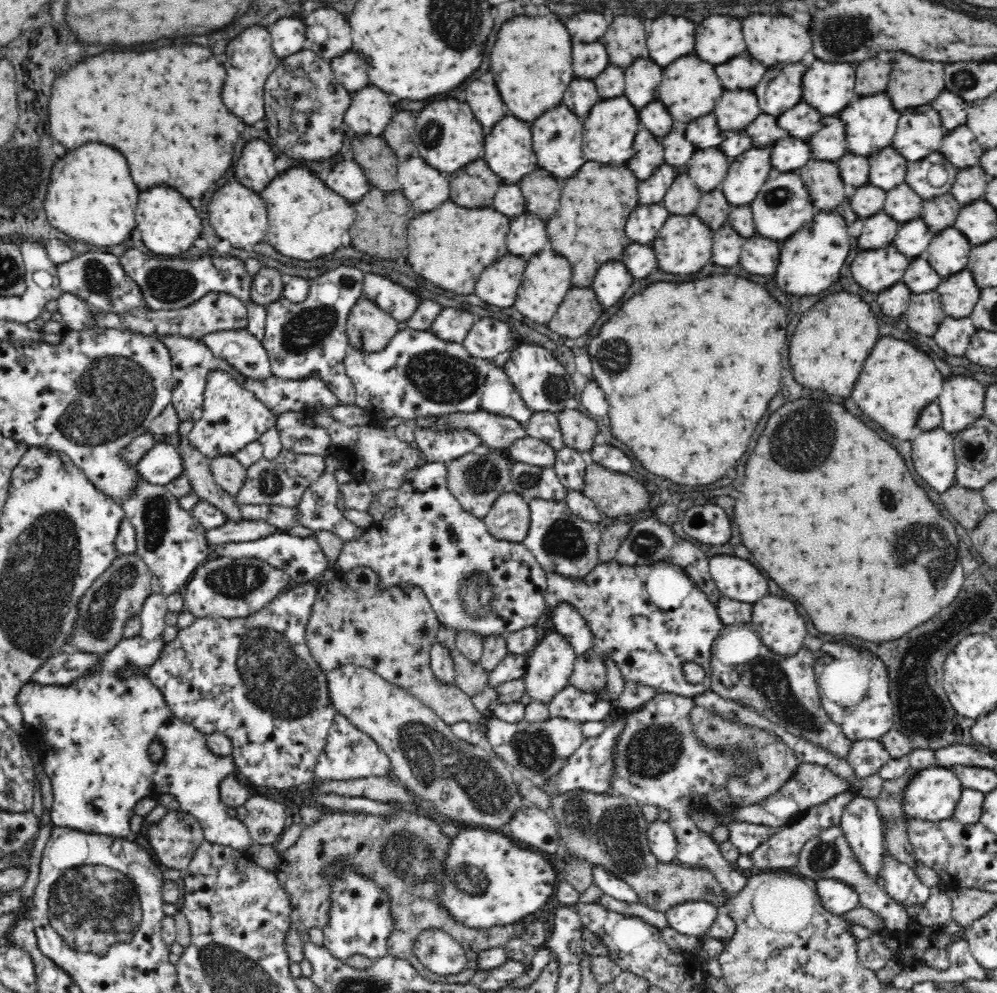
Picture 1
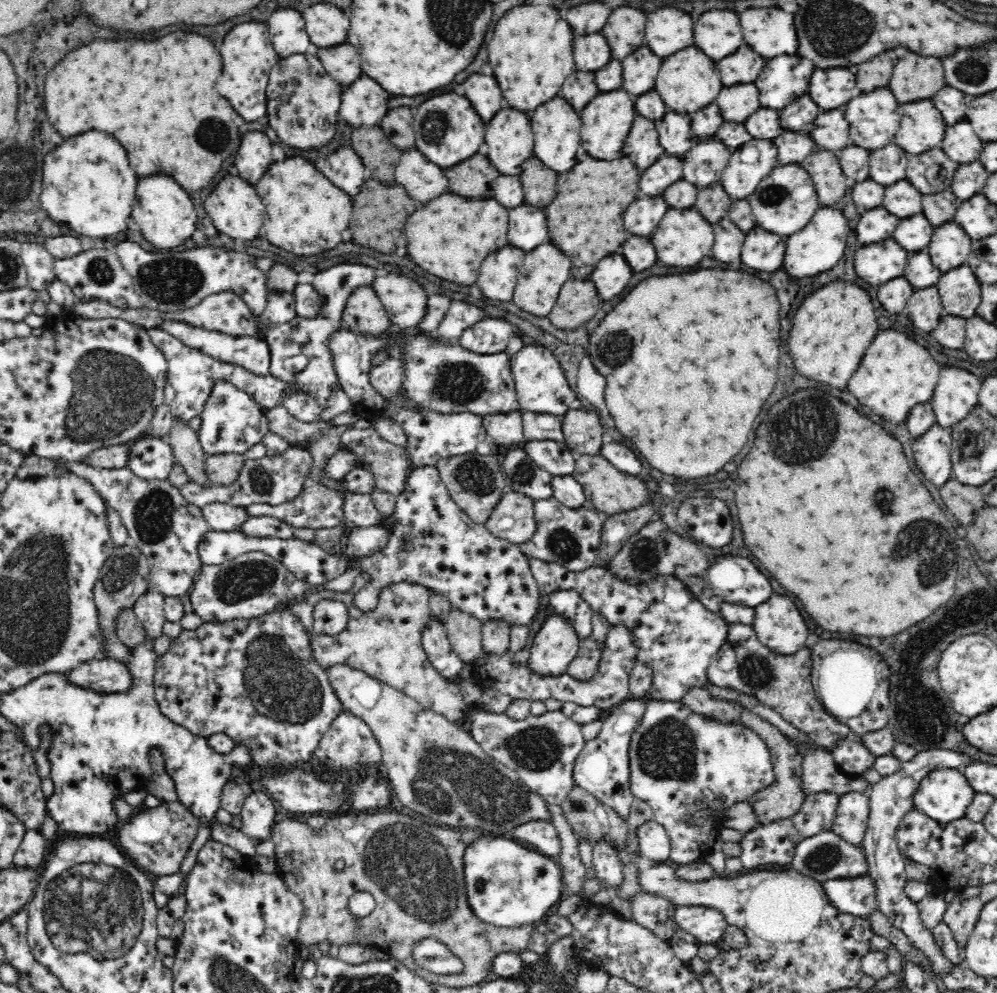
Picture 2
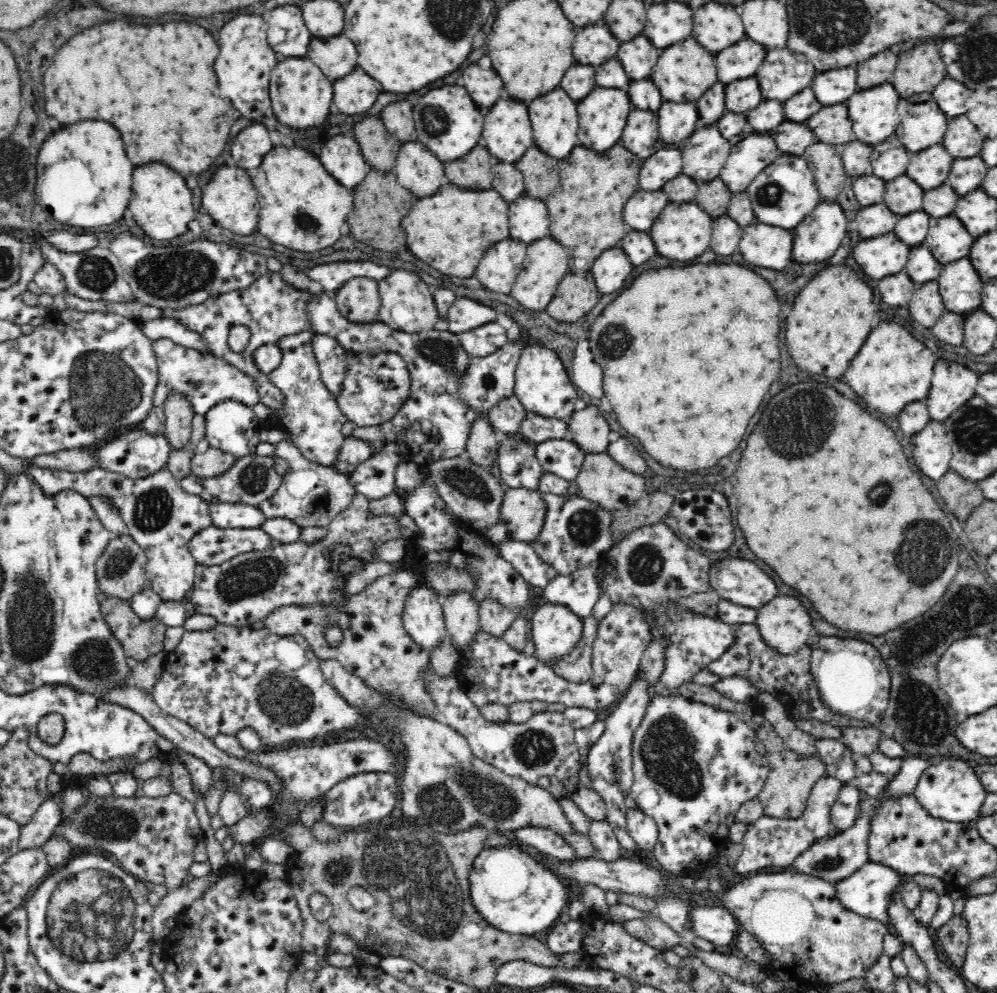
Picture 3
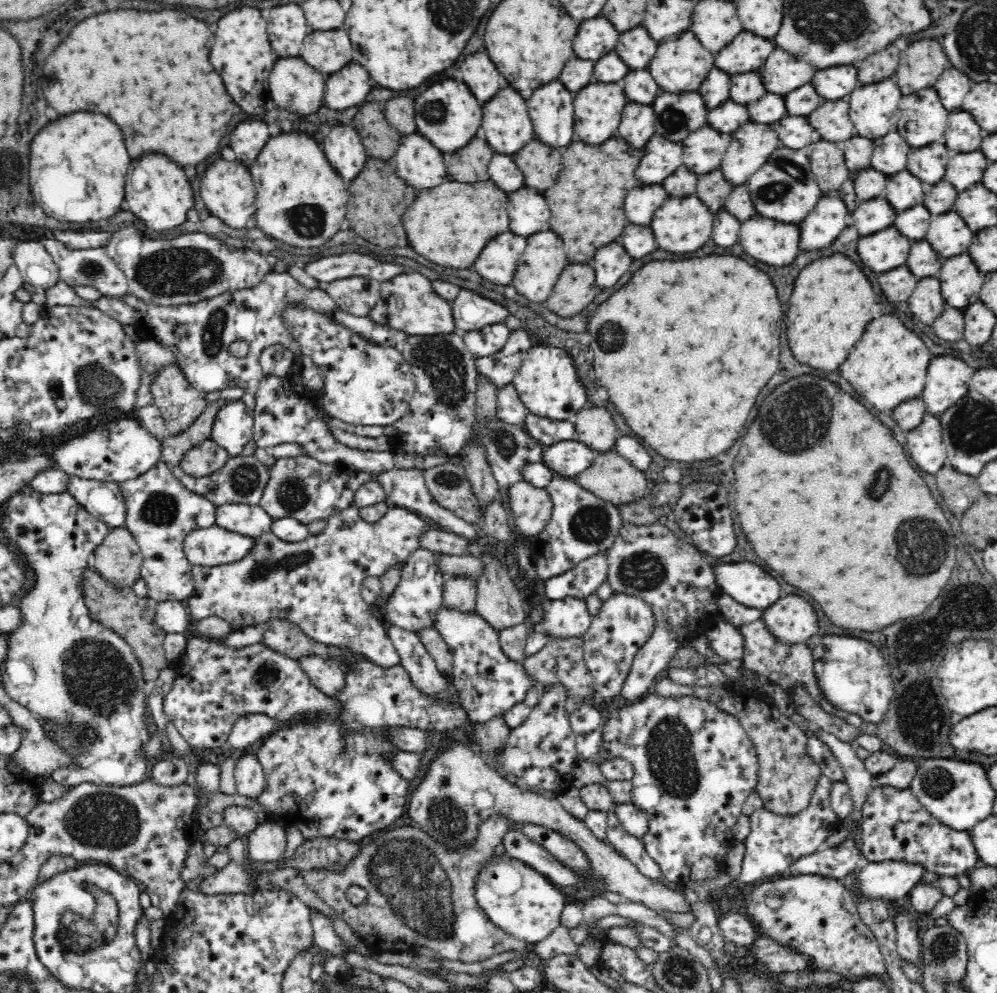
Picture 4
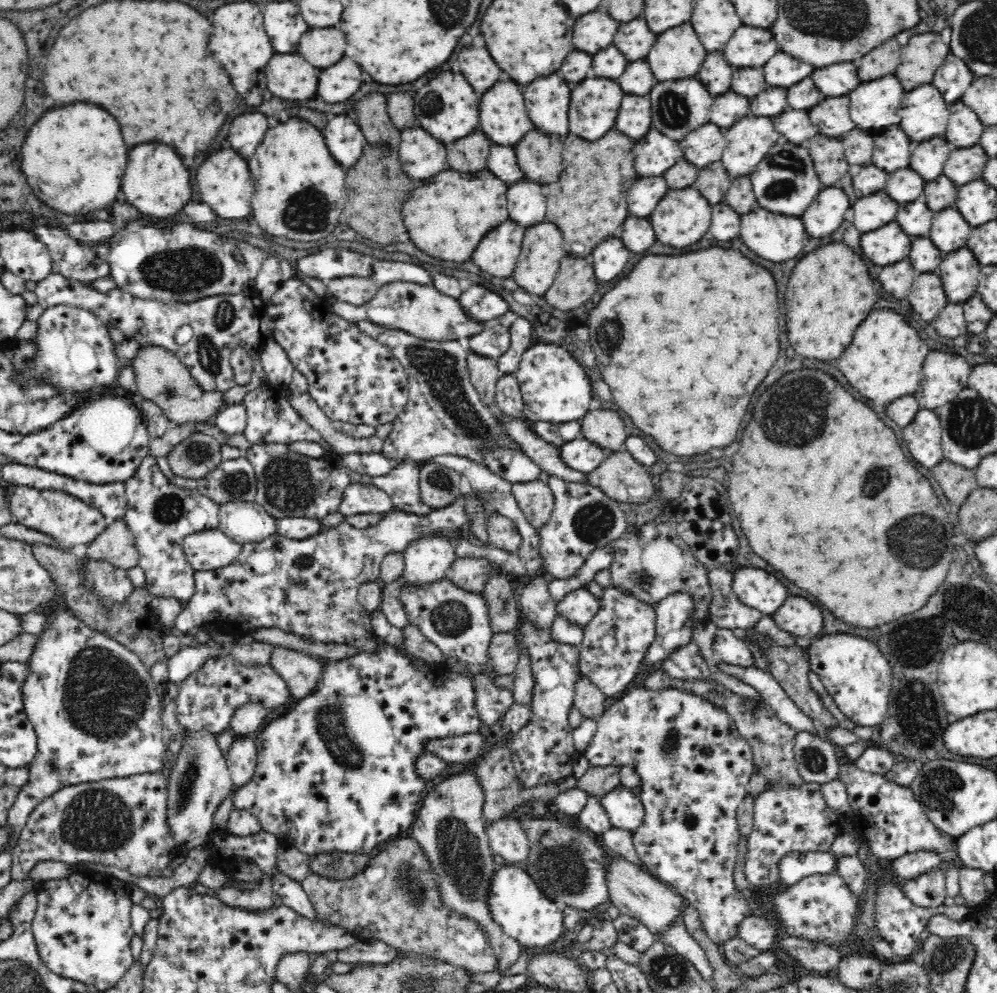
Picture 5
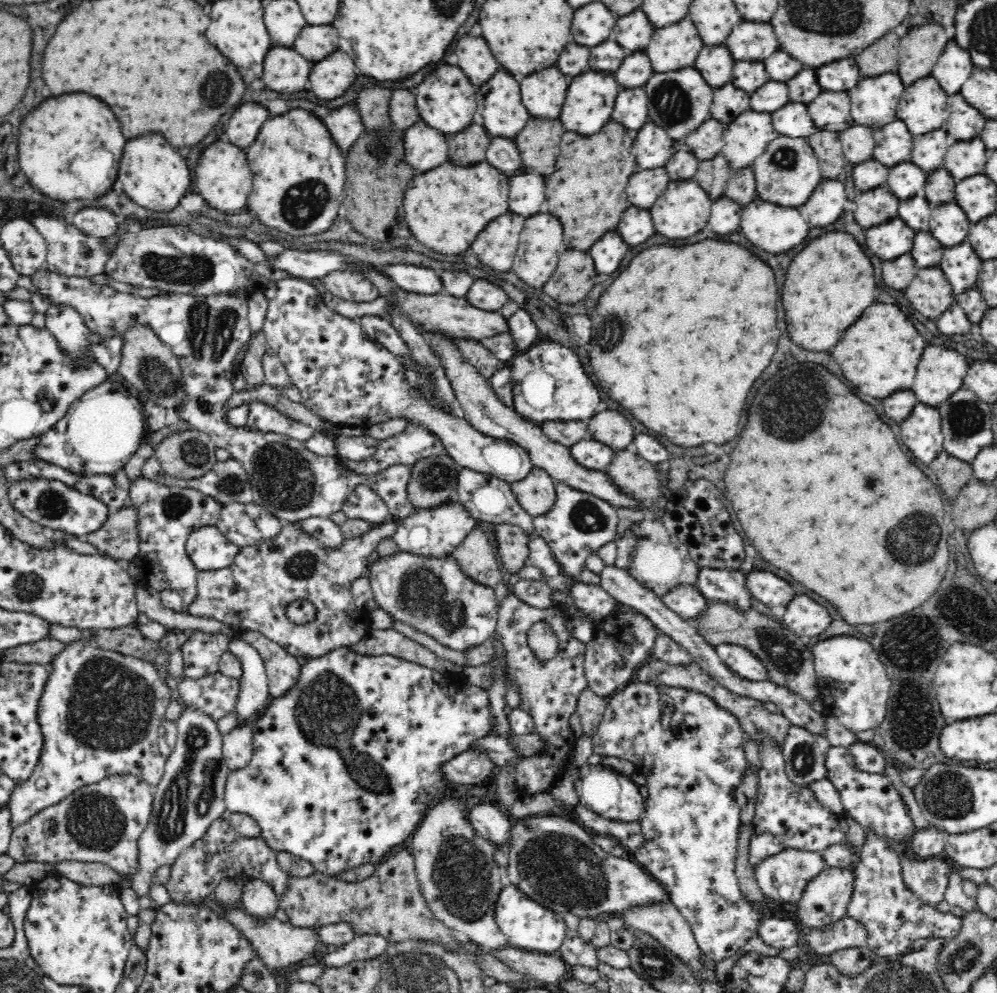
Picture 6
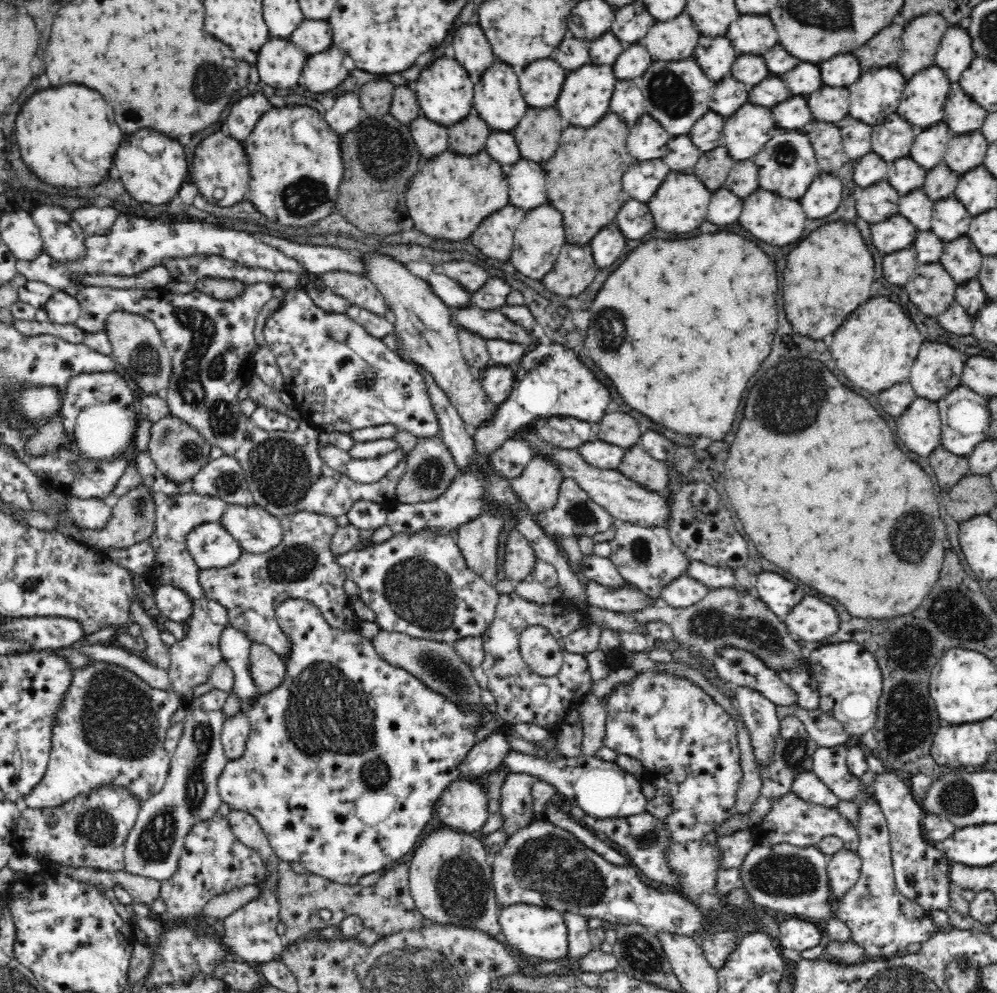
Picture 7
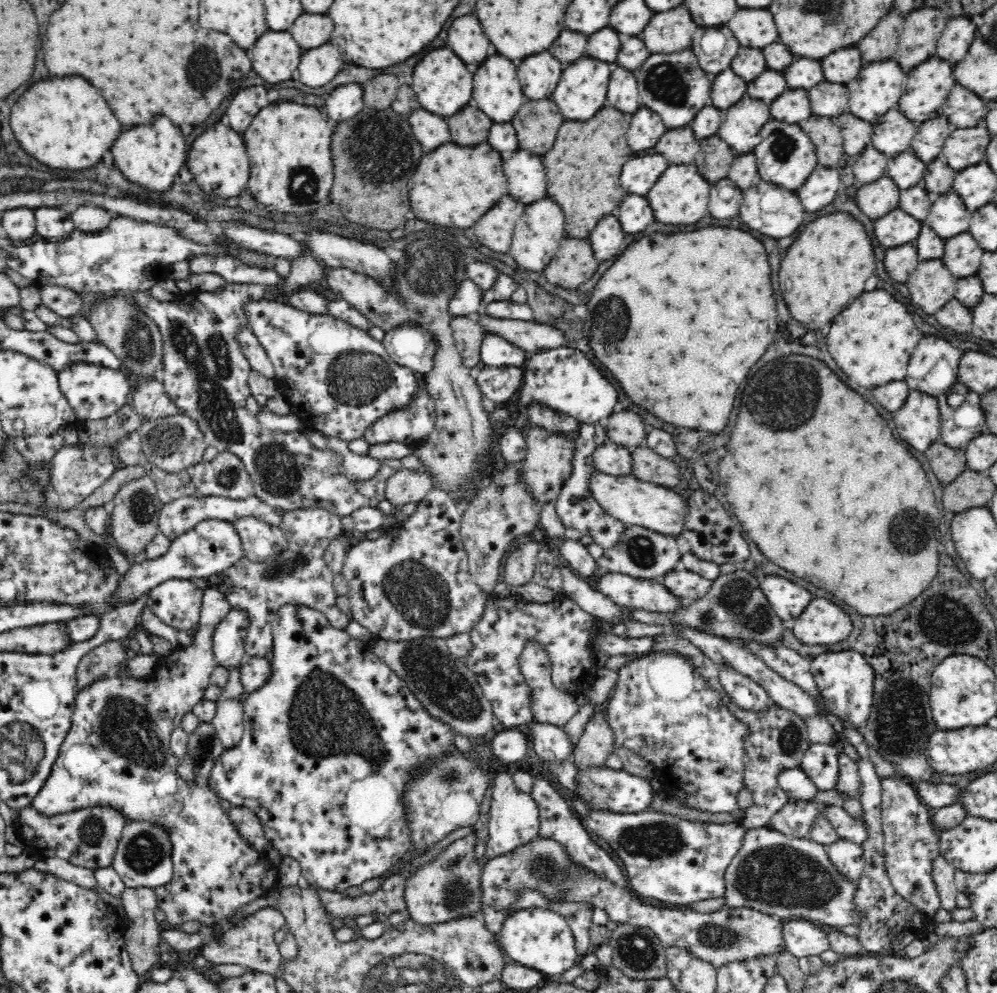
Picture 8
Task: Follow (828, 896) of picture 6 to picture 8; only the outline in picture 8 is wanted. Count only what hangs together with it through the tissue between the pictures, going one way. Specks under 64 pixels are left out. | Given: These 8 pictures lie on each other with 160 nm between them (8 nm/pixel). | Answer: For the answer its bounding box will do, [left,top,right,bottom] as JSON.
[825,837,866,881]

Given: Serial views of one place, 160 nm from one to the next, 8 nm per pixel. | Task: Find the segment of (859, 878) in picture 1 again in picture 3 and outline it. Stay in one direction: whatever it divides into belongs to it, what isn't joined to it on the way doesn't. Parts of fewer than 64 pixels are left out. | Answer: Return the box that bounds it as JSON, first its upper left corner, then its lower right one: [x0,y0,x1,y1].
[792,799,872,883]

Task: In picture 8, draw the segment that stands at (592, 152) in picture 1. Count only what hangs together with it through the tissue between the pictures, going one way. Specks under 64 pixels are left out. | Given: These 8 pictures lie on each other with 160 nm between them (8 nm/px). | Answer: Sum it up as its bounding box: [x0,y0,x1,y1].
[552,58,610,120]

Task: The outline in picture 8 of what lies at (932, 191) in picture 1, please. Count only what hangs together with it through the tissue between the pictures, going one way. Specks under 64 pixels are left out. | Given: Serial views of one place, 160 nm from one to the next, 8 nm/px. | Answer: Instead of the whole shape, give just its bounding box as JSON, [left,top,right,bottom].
[912,116,952,162]

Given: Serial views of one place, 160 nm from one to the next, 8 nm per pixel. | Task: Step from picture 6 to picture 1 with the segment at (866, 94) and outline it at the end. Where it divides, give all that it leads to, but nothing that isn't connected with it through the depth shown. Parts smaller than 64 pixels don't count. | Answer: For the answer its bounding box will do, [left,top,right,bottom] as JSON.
[840,94,900,156]

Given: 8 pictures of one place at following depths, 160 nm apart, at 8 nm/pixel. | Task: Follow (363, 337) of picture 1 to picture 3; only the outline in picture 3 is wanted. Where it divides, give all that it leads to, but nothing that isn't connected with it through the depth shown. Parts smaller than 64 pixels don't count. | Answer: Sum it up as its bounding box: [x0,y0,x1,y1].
[332,276,381,323]

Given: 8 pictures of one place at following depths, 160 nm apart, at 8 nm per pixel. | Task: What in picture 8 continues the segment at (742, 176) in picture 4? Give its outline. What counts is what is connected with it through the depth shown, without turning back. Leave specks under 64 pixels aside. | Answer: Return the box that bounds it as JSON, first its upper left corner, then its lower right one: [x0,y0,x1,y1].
[717,98,770,154]

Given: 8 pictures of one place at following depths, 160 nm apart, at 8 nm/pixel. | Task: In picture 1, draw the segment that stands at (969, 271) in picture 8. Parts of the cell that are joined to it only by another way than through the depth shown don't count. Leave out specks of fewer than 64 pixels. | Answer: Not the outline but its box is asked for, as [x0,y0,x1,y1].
[935,270,981,318]

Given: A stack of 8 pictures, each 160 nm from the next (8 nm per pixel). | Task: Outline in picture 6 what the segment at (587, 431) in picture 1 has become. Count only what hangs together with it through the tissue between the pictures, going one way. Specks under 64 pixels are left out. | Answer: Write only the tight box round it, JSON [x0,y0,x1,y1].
[587,410,634,451]

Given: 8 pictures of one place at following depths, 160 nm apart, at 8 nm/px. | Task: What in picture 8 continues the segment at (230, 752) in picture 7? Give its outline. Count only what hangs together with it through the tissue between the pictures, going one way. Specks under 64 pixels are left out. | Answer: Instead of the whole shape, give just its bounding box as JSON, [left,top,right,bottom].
[211,696,244,748]

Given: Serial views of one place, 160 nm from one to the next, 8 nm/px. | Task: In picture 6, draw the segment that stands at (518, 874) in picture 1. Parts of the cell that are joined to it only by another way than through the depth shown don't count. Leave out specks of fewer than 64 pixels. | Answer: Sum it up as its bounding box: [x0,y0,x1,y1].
[495,885,567,955]

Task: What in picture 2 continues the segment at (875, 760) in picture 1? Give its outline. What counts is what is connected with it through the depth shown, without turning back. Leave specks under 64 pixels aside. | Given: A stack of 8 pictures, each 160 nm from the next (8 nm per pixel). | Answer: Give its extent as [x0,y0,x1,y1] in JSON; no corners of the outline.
[829,737,875,775]

